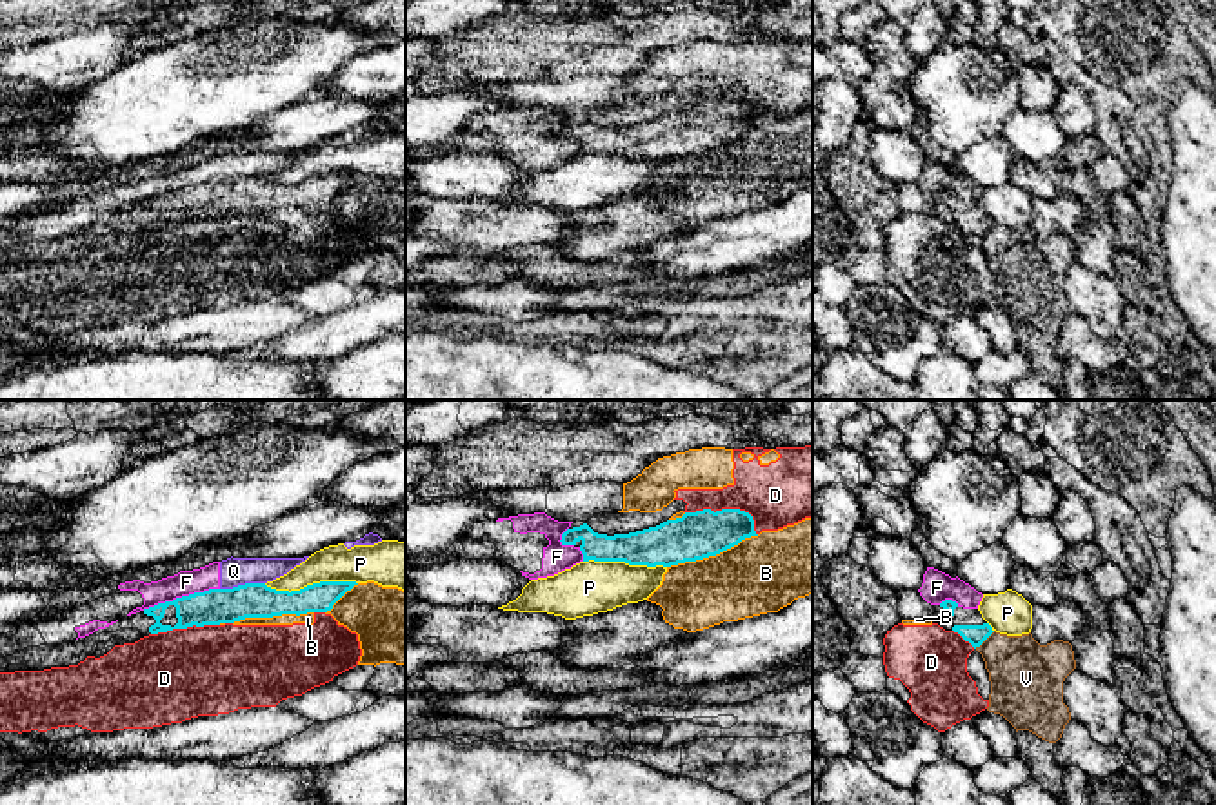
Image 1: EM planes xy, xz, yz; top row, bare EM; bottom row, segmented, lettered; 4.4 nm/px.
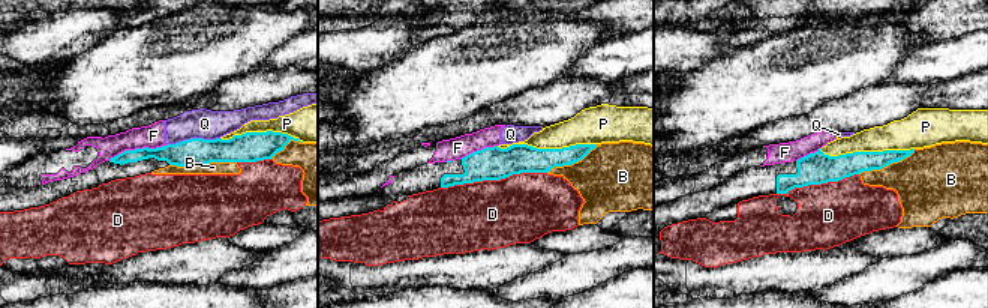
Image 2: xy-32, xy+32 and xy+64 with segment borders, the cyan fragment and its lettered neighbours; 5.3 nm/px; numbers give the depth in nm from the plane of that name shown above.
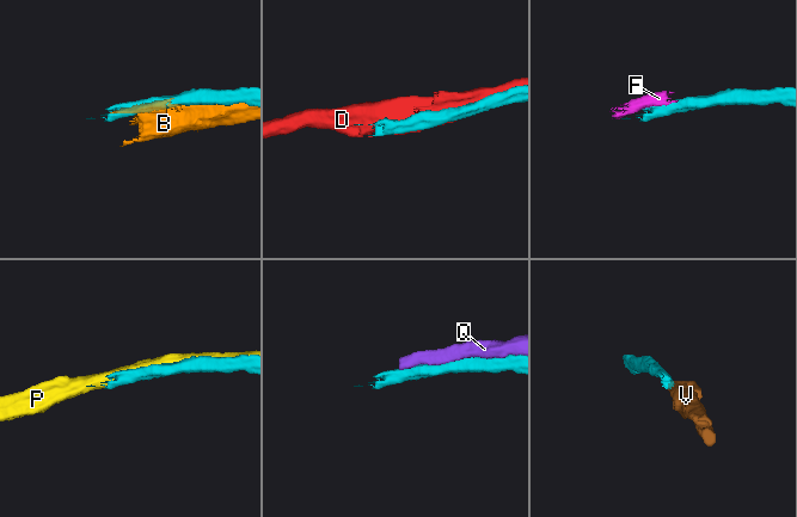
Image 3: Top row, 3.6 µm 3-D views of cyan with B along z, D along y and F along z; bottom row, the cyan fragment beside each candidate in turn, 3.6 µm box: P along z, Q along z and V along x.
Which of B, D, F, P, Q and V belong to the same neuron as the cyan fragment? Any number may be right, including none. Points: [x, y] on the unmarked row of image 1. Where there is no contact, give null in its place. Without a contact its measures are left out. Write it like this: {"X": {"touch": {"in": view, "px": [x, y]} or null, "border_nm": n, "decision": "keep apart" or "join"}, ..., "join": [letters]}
{"B": {"touch": {"in": "xz", "px": [713, 148]}, "border_nm": 440, "decision": "keep apart"}, "D": {"touch": {"in": "xz", "px": [727, 102]}, "border_nm": 340, "decision": "keep apart"}, "F": {"touch": {"in": "xy", "px": [182, 189]}, "border_nm": 360, "decision": "keep apart"}, "P": {"touch": {"in": "xy", "px": [309, 178]}, "border_nm": 420, "decision": "keep apart"}, "Q": {"touch": {"in": "xy", "px": [242, 178]}, "border_nm": 200, "decision": "keep apart"}, "V": {"touch": {"in": "yz", "px": [984, 233]}, "border_nm": 120, "decision": "keep apart"}, "join": []}

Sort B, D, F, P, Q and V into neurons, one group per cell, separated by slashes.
B V / D / F Q / P

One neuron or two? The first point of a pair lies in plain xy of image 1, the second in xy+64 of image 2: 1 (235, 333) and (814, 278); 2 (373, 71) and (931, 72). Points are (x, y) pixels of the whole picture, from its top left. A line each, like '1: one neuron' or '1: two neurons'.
1: one neuron
2: one neuron

